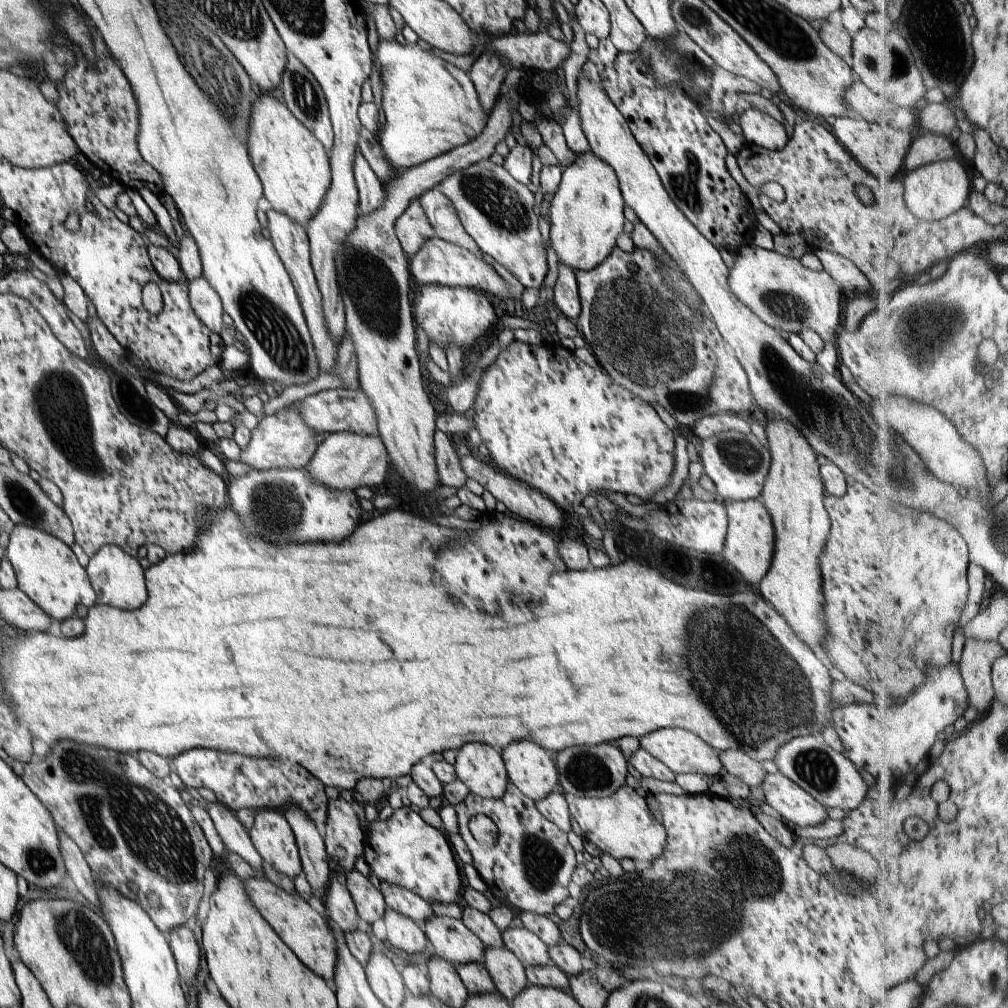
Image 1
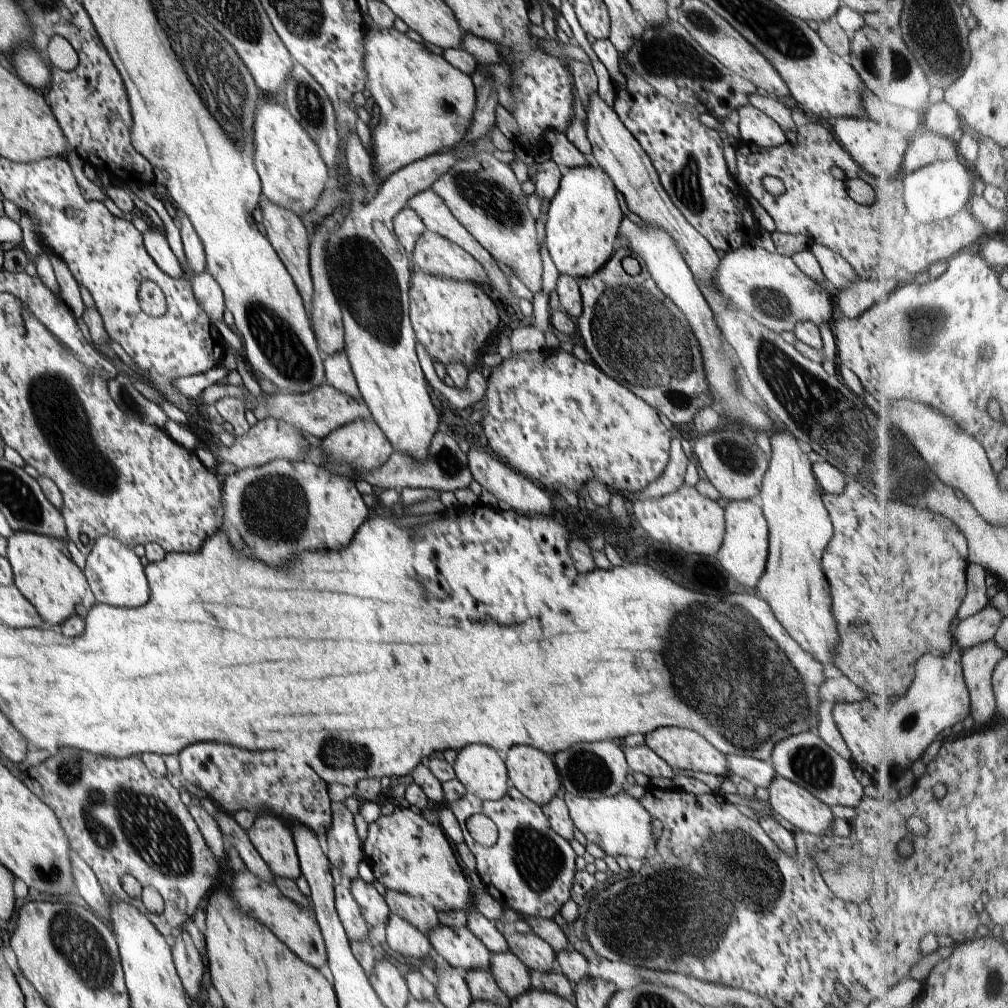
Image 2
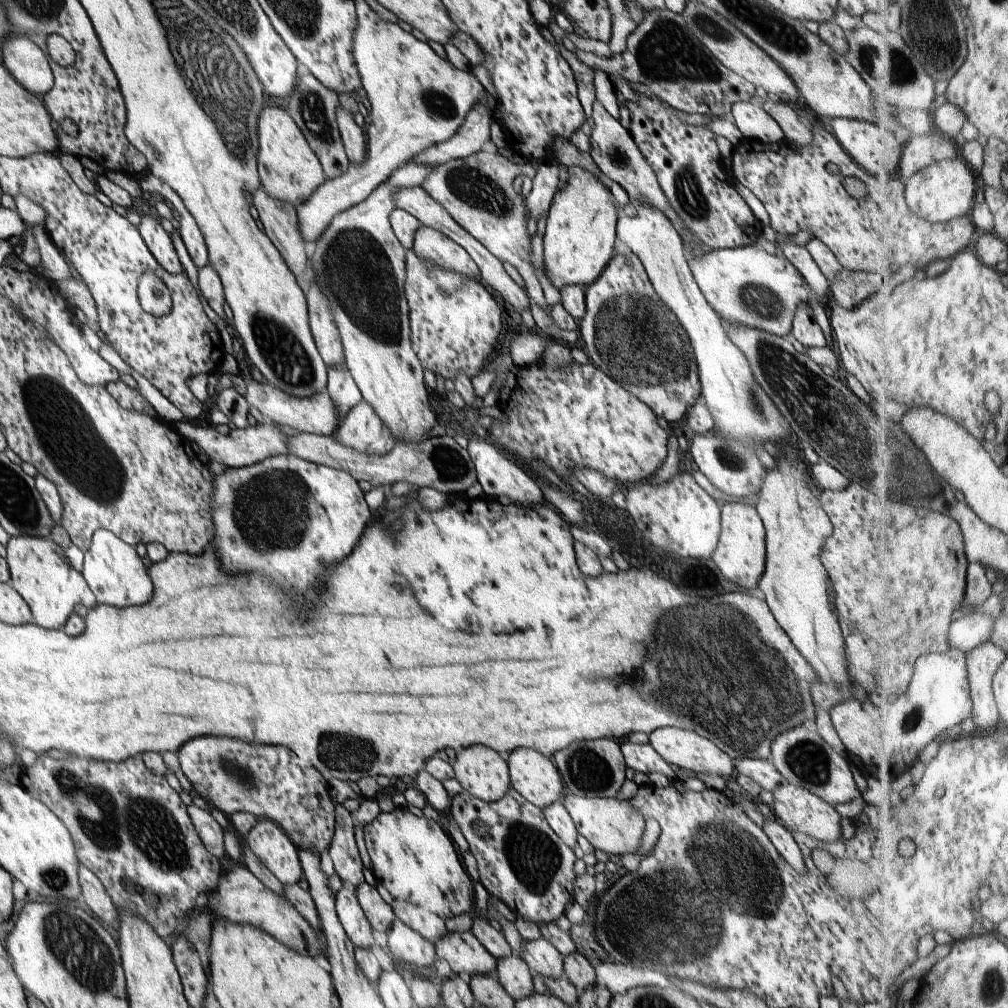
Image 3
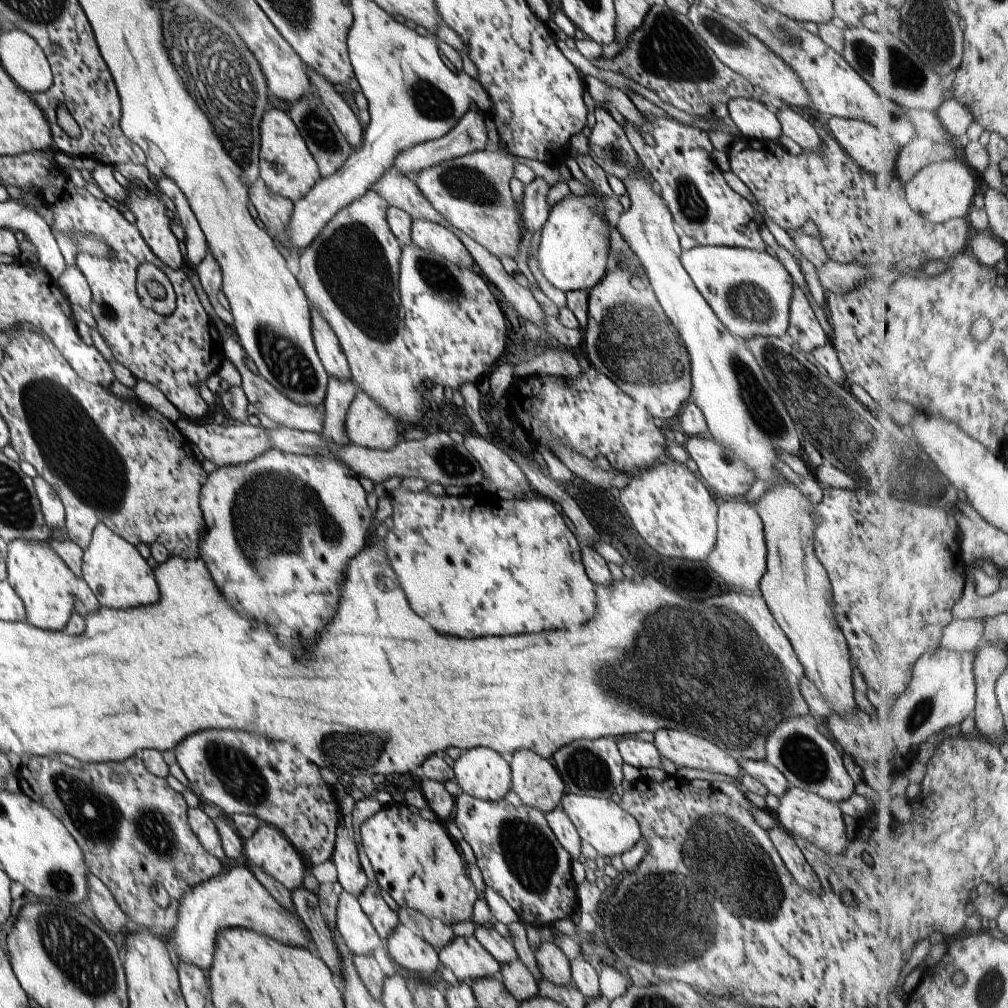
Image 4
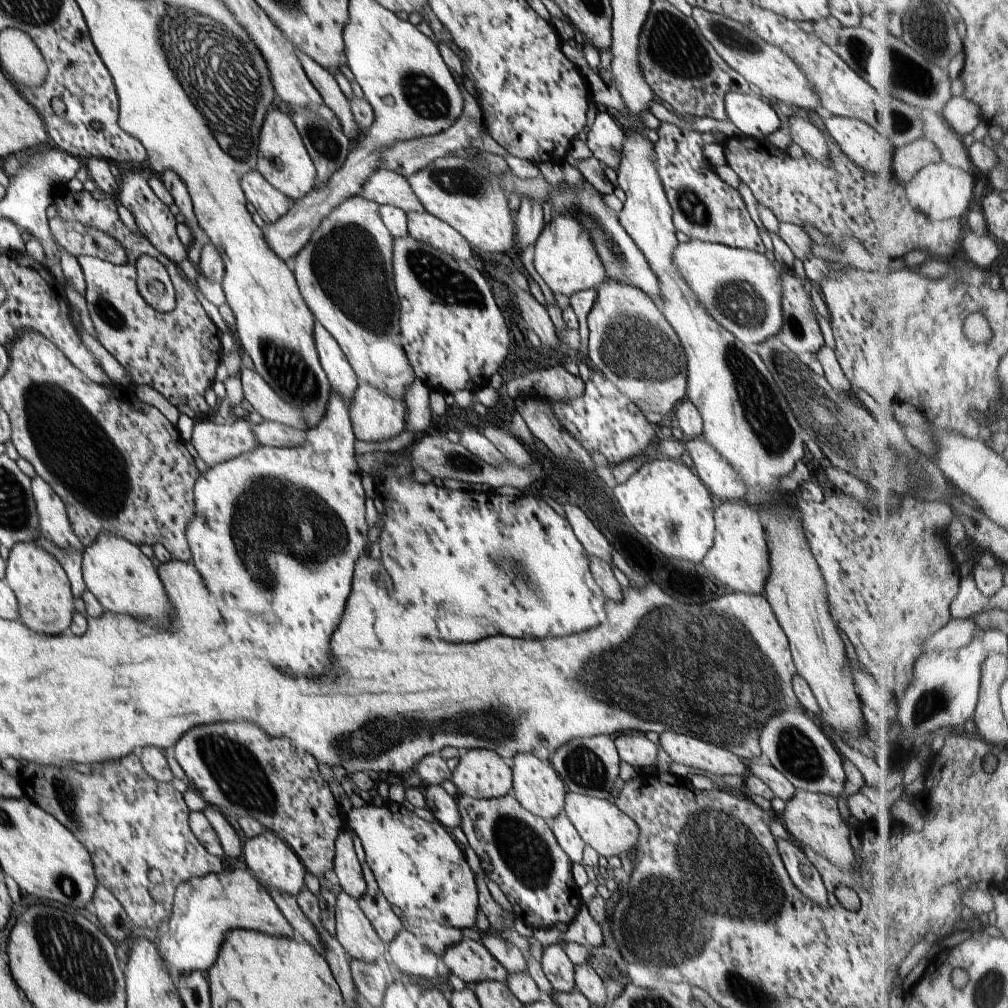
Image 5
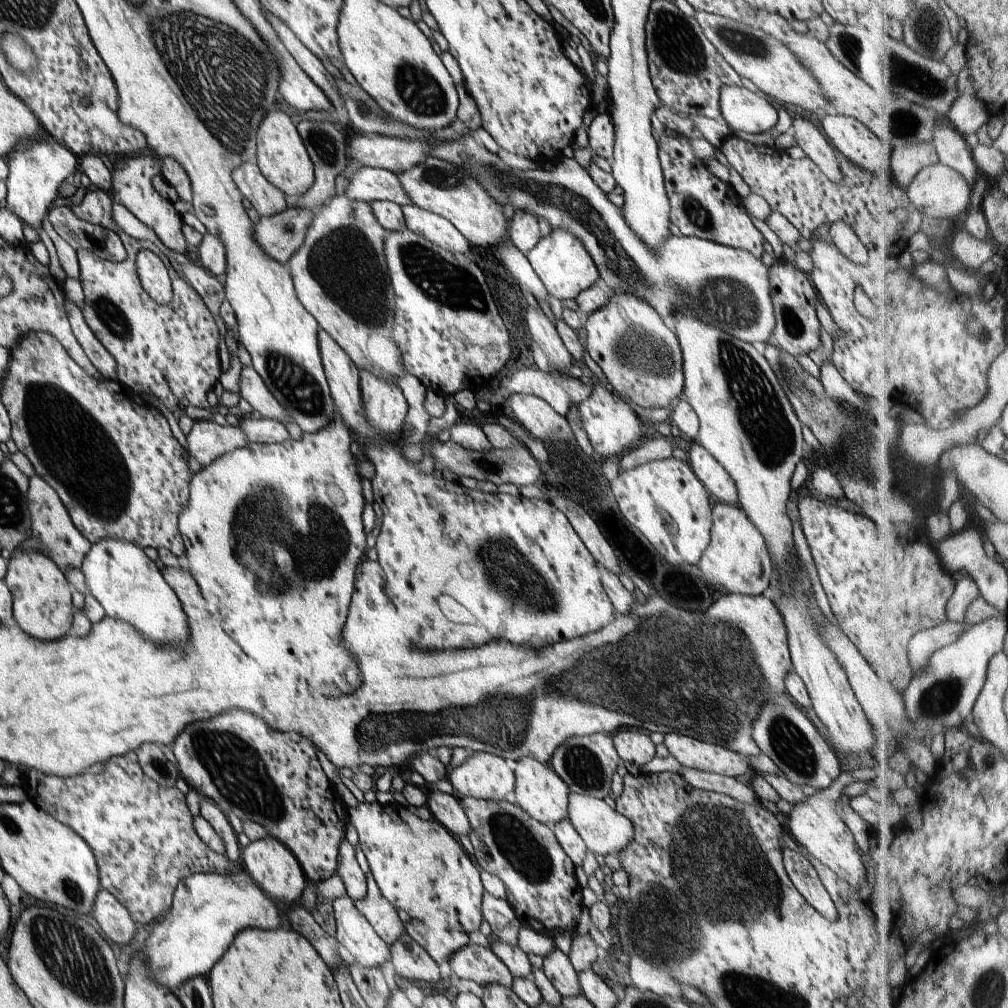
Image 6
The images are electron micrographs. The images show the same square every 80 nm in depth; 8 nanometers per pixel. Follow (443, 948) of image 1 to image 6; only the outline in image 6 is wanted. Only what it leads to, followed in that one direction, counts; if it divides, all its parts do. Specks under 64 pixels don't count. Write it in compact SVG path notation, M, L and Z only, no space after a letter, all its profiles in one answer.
M470 942L452 953L448 962L462 980L474 980L481 986L496 983L510 987L513 983L511 972L490 947Z

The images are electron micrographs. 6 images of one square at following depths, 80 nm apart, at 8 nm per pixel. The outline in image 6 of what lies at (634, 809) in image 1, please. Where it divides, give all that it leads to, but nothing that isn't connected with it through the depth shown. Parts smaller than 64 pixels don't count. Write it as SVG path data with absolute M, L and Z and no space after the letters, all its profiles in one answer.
M572 793L568 795L567 817L576 832L584 840L587 849L594 854L616 854L624 850L632 841L635 830L633 824L623 814L611 808L604 799L588 794Z

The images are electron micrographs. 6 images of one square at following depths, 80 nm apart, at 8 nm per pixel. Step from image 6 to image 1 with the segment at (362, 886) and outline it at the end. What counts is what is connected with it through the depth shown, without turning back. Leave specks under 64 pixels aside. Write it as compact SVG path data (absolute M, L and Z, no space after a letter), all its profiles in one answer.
M344 798L330 799L326 820L325 848L346 873L354 869L357 858L364 855L366 834L351 804Z

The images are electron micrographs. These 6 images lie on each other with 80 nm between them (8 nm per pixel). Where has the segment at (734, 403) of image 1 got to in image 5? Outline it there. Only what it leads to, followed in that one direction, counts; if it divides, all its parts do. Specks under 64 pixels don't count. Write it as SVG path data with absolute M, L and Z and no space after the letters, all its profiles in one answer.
M612 278L612 280L607 279L596 290L598 296L588 314L590 337L587 358L592 361L593 369L608 378L626 398L636 403L645 416L661 414L663 417L674 410L678 402L687 399L686 357L676 332L662 315L660 307L640 288Z

